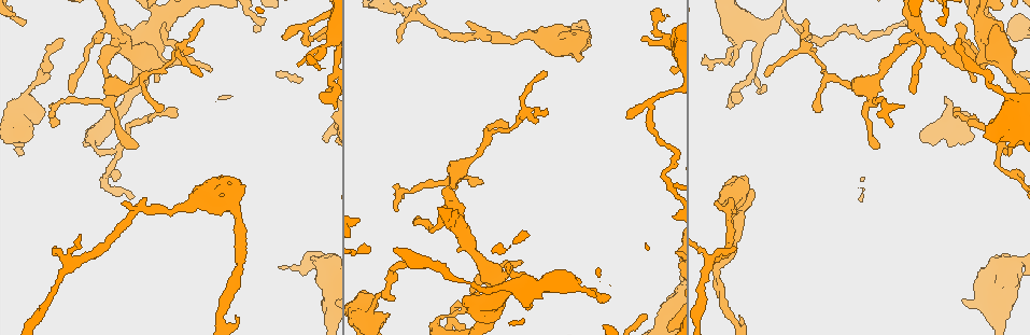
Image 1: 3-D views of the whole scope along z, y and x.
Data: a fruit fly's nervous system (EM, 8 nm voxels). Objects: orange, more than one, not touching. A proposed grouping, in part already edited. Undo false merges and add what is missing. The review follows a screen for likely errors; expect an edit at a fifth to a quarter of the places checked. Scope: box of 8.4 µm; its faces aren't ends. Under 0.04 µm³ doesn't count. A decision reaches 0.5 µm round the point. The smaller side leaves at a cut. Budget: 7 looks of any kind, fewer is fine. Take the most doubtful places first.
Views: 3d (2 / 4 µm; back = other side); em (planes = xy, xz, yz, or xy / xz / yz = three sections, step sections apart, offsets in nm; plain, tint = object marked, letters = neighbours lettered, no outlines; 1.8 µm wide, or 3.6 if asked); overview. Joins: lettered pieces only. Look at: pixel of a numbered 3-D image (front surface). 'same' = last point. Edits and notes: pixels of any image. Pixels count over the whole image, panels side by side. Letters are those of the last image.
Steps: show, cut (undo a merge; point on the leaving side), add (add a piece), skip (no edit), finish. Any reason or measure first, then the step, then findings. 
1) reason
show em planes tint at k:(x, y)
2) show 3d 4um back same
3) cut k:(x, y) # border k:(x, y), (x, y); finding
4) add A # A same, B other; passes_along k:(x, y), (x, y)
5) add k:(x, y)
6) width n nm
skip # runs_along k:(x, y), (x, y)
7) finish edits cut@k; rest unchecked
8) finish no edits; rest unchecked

free end
show 3d 4um at 1:(388, 314)

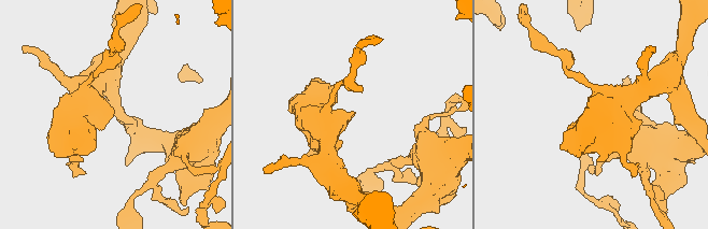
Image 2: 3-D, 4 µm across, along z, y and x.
show em planes letters at 2:(353, 112)

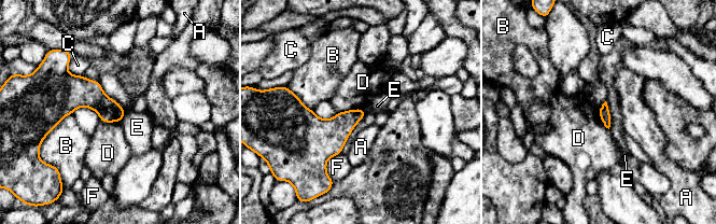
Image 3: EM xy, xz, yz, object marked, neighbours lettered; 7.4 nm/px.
skip # A other, B other, C other, D other, E other, F other; border 3:(364, 109), (349, 109), (338, 112); none of them fits

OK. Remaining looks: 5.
branch point
show 3d 4um at 1:(546, 41)

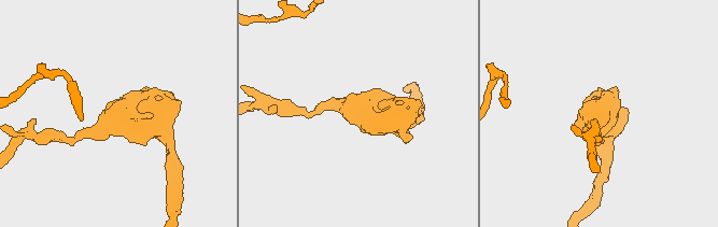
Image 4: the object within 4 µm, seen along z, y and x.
shape alone is not enough
show em planes tint at 4:(120, 112)

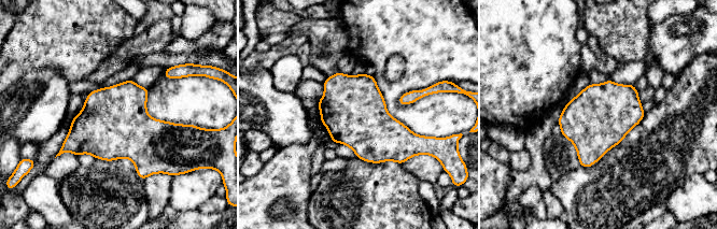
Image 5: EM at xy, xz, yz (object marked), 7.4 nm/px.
see the neighbours
show em planes letters same

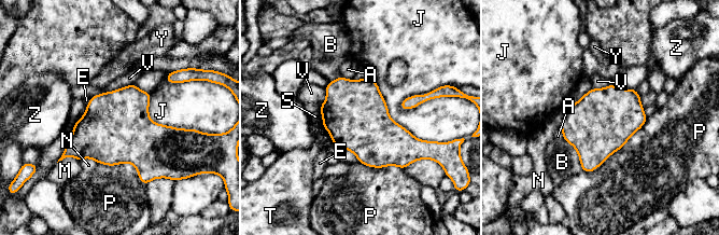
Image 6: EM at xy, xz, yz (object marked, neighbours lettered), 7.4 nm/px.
skip # A other, B other, E other, J other, M other, N other, P other, S other, T other, V other, Y other, Z other; border 6:(132, 83), (102, 93); one neuron here

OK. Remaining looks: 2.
free end
show 3d 4um back at 1:(403, 262)

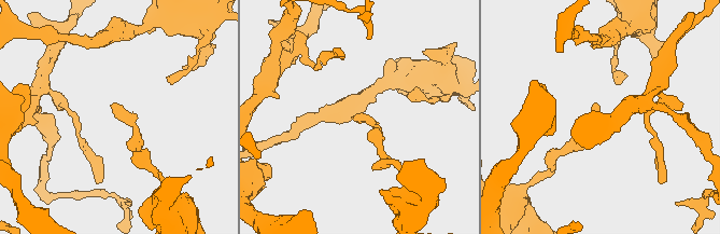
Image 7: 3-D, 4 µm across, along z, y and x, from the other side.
show em planes letters at 7:(355, 117)

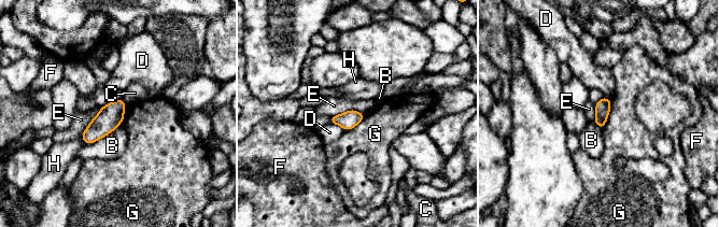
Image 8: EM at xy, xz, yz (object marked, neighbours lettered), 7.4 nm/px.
skip # B other, C other, D other, E other, F other, G other, H other; border 8:(365, 114), (347, 110), (330, 117); none of them fits

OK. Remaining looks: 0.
finish no edits; rest unchecked

